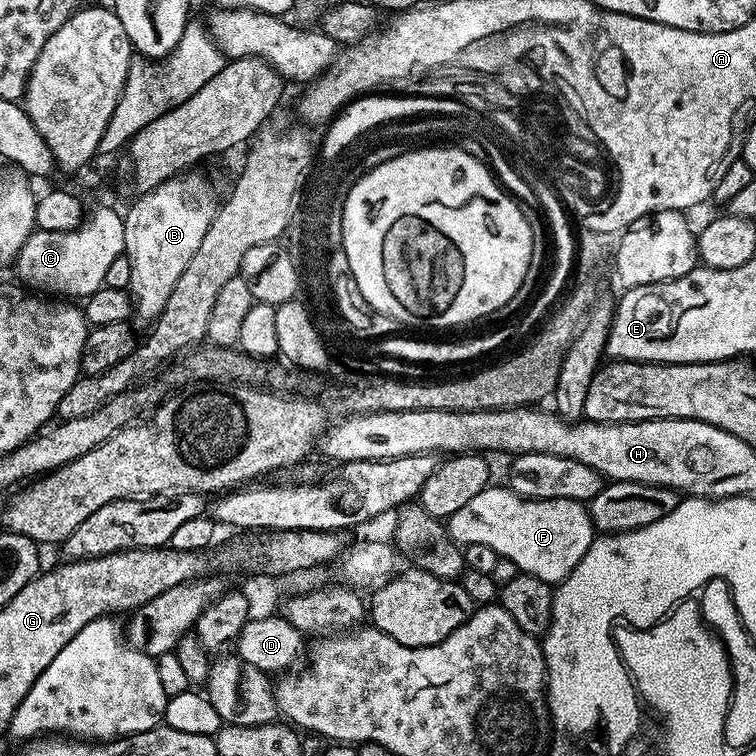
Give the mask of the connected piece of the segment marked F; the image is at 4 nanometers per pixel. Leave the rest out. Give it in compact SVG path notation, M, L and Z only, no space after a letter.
M489 486L446 520L448 535L463 546L490 546L502 559L509 559L526 576L550 585L563 582L582 562L594 539L592 515L585 501L570 498L527 500L507 486Z

